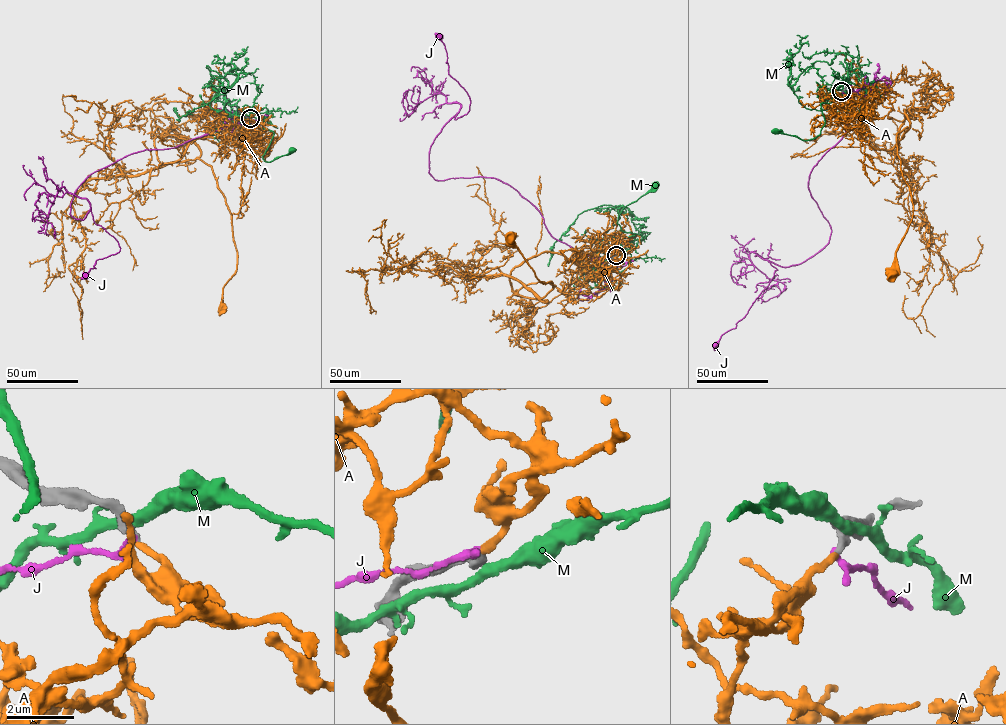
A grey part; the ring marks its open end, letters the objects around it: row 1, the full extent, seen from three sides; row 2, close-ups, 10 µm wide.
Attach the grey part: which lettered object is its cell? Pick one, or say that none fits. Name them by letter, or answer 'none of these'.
A

